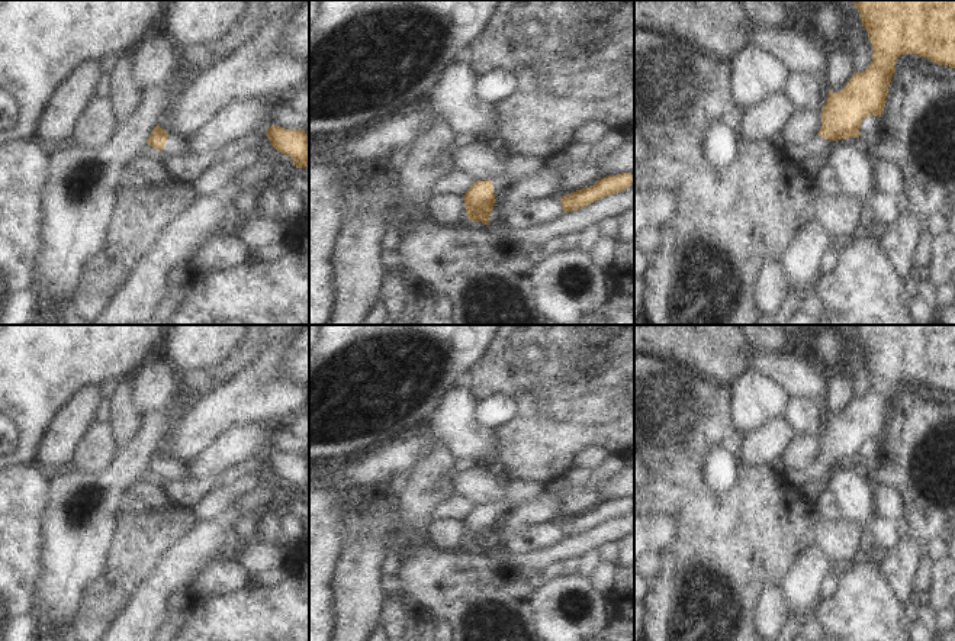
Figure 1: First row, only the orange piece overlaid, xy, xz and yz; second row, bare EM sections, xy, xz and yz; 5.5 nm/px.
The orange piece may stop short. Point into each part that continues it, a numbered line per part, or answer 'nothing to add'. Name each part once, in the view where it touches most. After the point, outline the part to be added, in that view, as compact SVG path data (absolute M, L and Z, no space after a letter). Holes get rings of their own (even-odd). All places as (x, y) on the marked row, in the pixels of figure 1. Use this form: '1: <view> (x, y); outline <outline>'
1: xz (499, 184); outline M491 178L493 184L493 196L501 194L507 189L507 183L504 178Z

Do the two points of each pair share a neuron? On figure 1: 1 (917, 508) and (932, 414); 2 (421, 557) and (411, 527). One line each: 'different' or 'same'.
1: same
2: different

